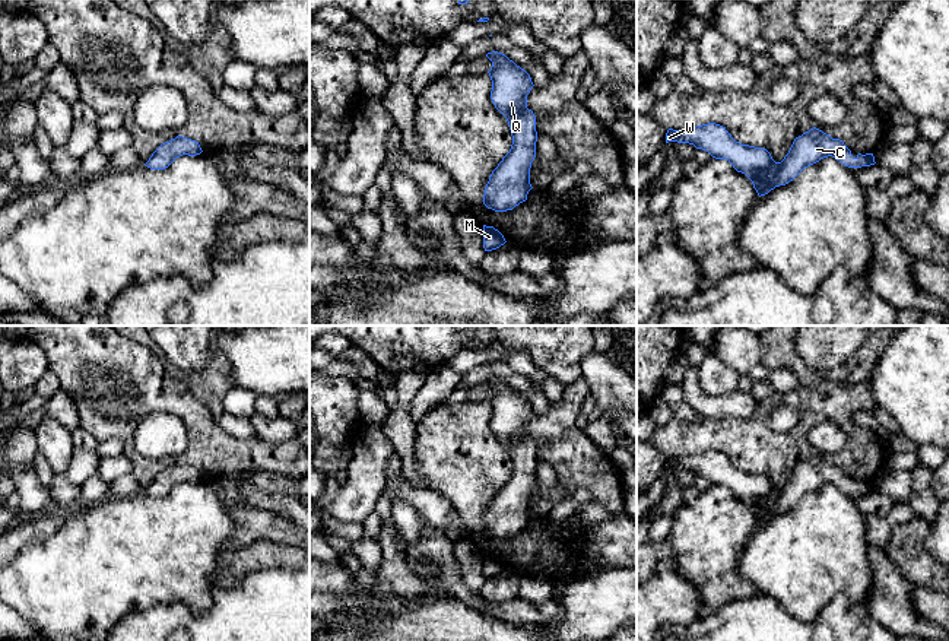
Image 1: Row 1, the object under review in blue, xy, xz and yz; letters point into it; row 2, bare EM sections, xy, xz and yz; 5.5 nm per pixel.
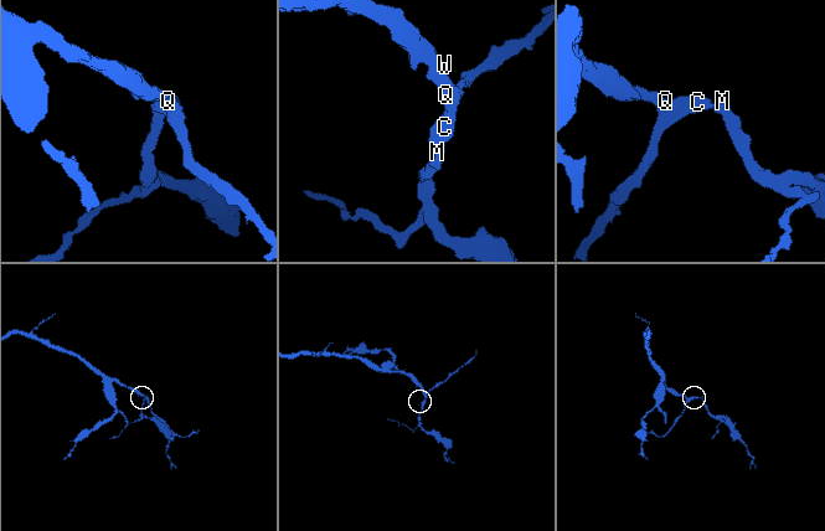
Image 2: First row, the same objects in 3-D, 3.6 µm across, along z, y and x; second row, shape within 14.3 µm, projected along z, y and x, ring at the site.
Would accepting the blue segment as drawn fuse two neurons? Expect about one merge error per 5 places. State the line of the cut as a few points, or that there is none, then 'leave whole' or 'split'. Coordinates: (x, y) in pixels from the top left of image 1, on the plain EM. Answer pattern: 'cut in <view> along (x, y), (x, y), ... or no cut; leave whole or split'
no cut; leave whole

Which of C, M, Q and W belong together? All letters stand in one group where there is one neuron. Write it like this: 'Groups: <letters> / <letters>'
Groups: C M Q W

